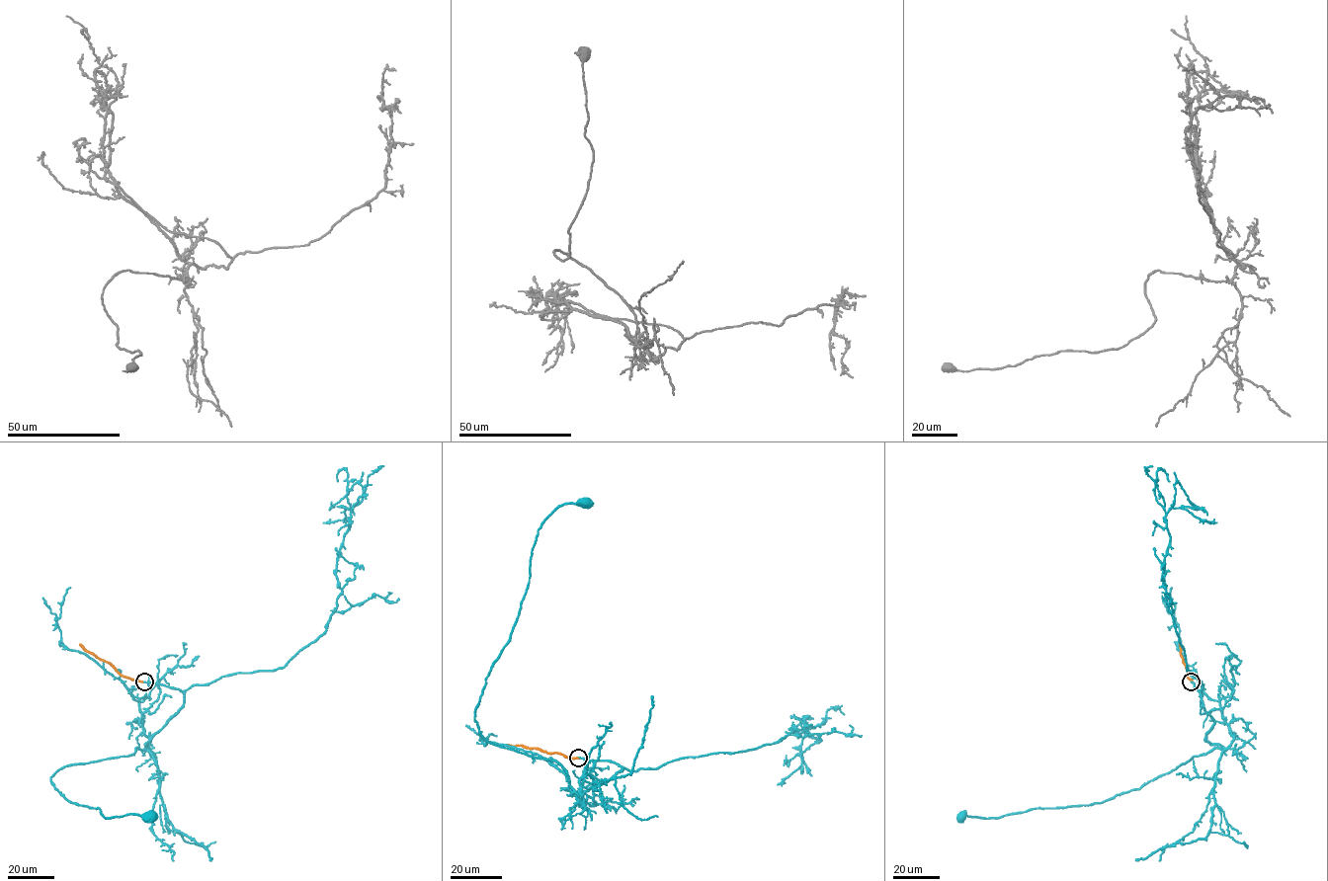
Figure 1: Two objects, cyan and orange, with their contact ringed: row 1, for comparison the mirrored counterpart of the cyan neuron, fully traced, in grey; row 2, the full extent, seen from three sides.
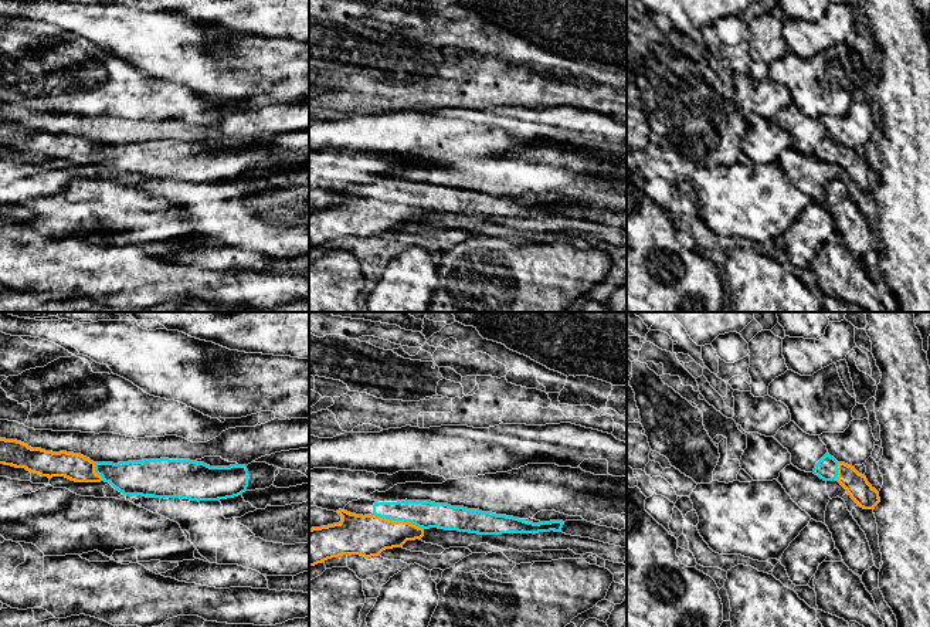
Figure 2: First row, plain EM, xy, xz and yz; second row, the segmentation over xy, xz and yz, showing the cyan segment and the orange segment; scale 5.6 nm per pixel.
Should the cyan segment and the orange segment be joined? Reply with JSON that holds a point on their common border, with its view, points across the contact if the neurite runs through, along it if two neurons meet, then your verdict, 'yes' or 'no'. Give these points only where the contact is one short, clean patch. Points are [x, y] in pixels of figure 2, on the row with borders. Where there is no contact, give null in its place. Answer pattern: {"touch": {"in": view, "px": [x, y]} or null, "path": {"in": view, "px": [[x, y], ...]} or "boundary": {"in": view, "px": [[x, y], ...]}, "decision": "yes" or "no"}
{"touch": {"in": "xz", "px": [399, 519]}, "decision": "yes"}

